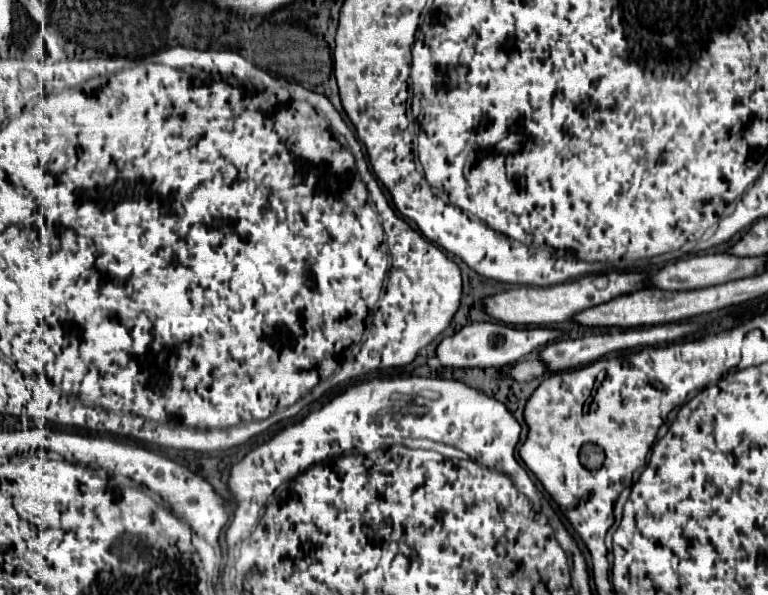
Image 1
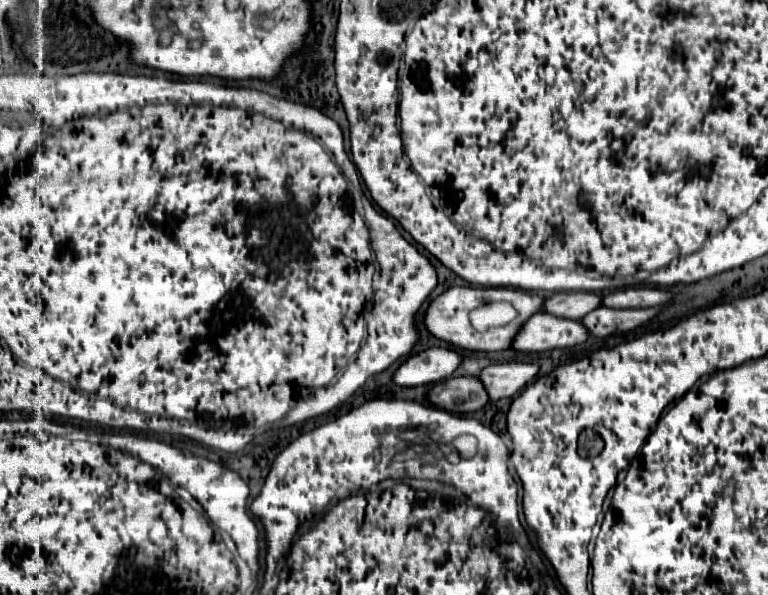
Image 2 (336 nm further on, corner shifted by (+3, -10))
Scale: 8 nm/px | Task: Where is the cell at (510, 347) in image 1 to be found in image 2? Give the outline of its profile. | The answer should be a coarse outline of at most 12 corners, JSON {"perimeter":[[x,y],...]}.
{"perimeter":[[451,348],[409,356],[393,374],[399,386],[437,384],[461,356]]}

